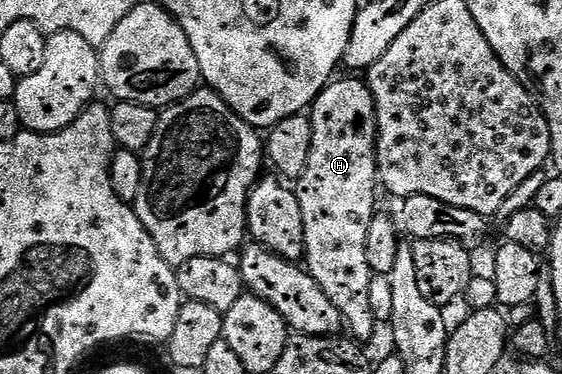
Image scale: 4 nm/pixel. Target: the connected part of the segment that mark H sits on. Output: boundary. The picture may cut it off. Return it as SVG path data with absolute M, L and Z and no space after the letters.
M347 75L344 81L340 79L332 80L330 85L320 91L315 97L314 103L309 106L309 116L311 126L313 127L313 147L309 153L309 163L305 167L305 175L301 175L301 179L294 186L297 199L301 203L301 219L305 219L305 268L311 274L313 279L317 279L317 287L321 287L321 291L325 291L325 295L329 295L329 303L333 303L333 307L337 307L337 311L341 311L345 322L345 329L356 342L364 343L375 333L377 322L373 315L373 307L369 307L369 283L373 276L369 267L369 259L365 256L365 238L369 236L369 223L373 223L377 206L375 206L375 189L380 188L379 168L377 167L377 159L375 158L375 139L379 136L379 125L377 123L377 115L375 114L375 100L369 91L366 80L357 78L355 75Z

